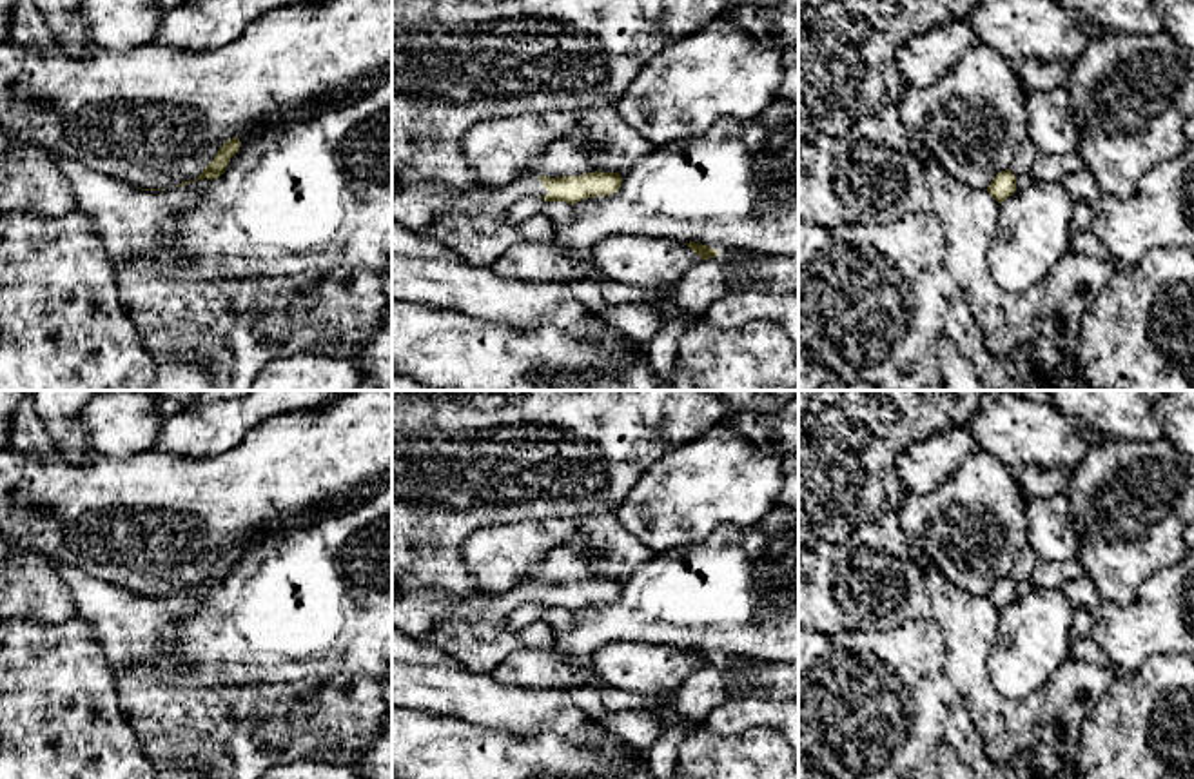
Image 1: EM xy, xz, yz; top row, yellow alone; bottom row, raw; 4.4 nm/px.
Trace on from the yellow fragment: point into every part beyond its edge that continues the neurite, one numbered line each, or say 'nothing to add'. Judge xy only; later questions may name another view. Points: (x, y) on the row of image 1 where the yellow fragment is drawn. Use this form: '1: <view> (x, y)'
nothing to add

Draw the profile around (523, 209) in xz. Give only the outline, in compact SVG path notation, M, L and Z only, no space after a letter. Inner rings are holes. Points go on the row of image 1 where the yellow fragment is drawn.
M524 196L510 205L504 212L504 222L512 227L519 227L528 222L532 216L543 214L544 200L539 196Z

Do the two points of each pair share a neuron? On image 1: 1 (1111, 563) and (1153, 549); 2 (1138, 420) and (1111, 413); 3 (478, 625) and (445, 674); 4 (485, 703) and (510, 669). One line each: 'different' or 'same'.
1: same
2: same
3: different
4: different

